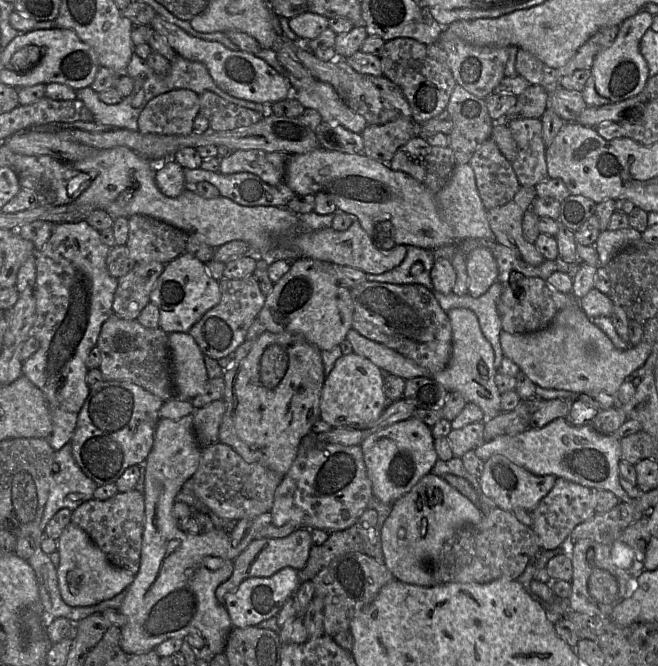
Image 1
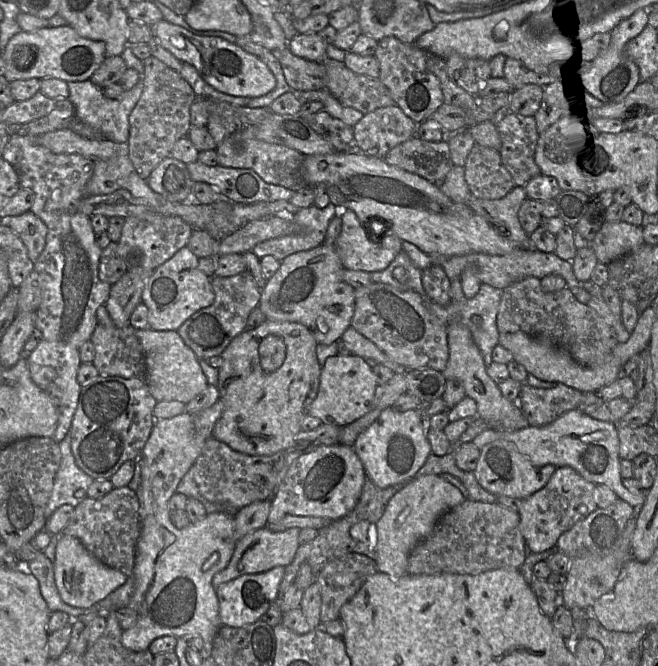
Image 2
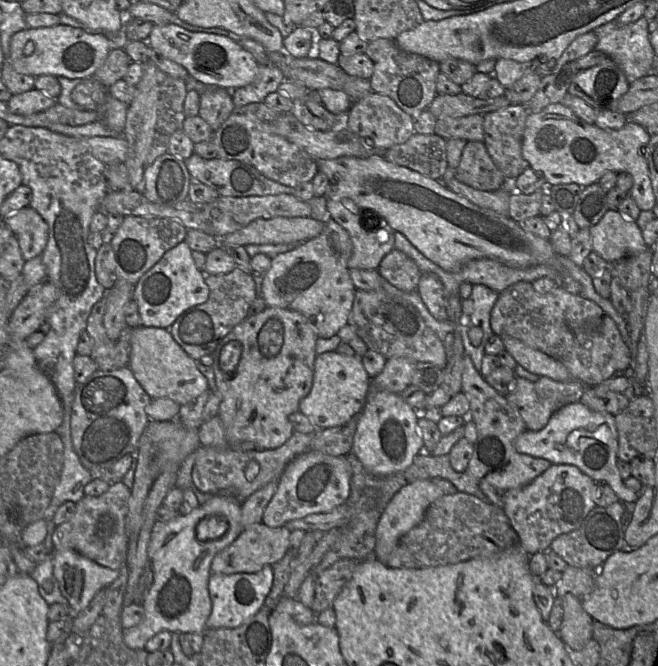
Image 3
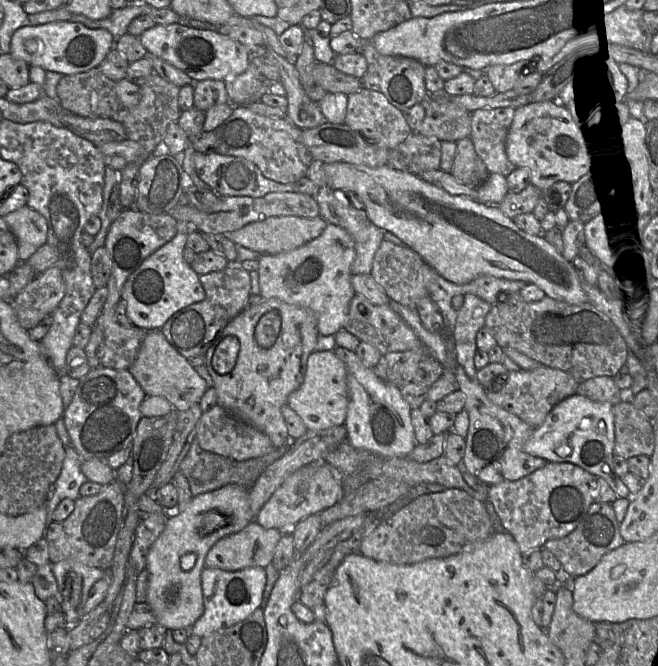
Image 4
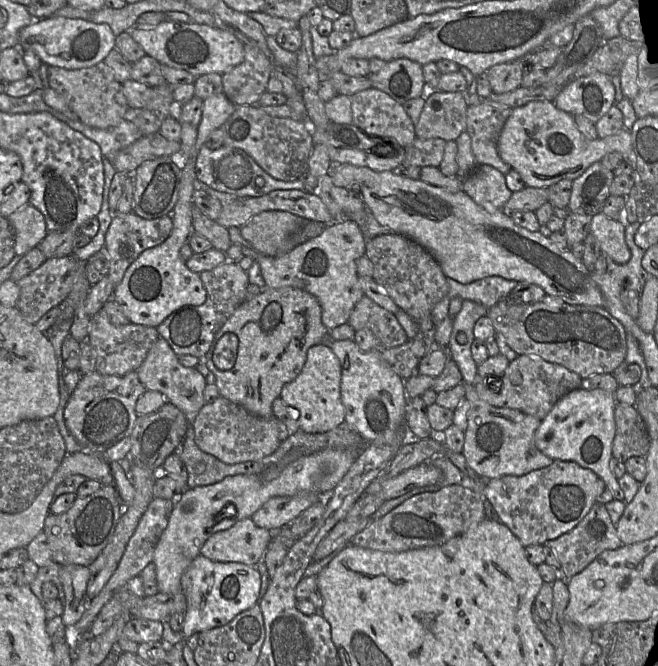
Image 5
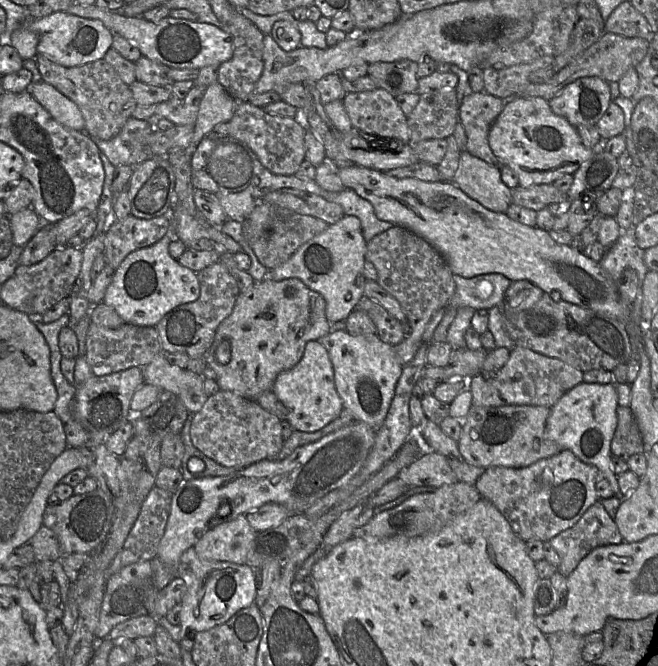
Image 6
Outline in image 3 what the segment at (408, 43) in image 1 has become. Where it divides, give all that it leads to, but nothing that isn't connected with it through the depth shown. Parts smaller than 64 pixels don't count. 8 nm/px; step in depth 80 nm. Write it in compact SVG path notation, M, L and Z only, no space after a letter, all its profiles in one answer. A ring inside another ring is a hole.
M377 39L368 42L365 55L374 64L374 70L369 79L372 91L391 98L403 111L417 117L428 109L438 95L436 90L437 77L440 74L440 64L426 57L401 50L394 40Z

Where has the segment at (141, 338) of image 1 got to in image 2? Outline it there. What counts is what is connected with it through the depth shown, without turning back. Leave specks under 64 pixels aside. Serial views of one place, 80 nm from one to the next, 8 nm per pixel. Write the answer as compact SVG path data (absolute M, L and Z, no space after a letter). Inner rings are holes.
M101 305L97 309L96 326L91 336L91 341L95 347L93 364L97 368L99 375L145 378L145 356L142 345L136 335L136 329L131 325L124 328L117 327L111 319L106 305Z

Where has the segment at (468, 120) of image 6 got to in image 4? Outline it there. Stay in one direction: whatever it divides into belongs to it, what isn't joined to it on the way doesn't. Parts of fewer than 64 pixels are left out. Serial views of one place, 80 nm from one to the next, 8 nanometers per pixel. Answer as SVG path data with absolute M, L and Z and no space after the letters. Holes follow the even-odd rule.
M515 108L479 109L471 113L470 139L490 173L508 176L517 167L508 159L506 137Z

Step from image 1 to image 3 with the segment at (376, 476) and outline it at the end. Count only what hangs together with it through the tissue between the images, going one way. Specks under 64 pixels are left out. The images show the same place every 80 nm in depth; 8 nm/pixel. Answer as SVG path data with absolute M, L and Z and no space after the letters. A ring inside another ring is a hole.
M371 388L357 421L351 452L374 475L385 476L406 469L419 453L424 452L417 425L419 415L400 394Z

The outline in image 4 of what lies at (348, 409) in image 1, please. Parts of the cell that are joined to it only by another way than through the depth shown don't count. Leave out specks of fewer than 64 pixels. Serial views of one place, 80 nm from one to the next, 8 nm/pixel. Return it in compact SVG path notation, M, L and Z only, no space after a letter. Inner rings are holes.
M333 350L313 351L308 357L302 384L288 396L288 406L301 417L307 429L323 430L345 423L348 403L346 367L343 361L336 356Z

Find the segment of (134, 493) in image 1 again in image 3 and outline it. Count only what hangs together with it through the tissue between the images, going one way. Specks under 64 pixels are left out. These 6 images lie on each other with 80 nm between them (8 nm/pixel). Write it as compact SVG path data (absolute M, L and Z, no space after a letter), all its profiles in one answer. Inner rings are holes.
M122 482L110 484L109 489L100 496L84 496L76 504L73 516L55 527L52 535L54 550L72 550L97 564L119 570L127 564L130 537L125 531L128 500L131 490Z

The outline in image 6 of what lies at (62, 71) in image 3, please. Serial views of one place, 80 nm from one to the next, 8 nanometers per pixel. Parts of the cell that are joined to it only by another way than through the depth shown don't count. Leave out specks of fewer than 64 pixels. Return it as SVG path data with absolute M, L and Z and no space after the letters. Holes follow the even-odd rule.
M66 11L33 19L29 22L29 28L39 36L37 52L64 67L80 66L103 59L112 47L114 36L101 20L79 17Z

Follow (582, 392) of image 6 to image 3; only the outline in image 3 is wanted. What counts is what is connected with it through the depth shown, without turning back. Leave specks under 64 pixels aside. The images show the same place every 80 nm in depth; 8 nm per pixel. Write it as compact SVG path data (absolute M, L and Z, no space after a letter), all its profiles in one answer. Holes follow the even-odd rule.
M581 402L568 404L557 410L543 429L526 429L519 434L514 441L514 448L521 454L543 458L552 464L576 466L597 484L608 484L624 504L634 504L639 497L639 494L623 484L617 468L617 428L614 416L607 412L592 411Z

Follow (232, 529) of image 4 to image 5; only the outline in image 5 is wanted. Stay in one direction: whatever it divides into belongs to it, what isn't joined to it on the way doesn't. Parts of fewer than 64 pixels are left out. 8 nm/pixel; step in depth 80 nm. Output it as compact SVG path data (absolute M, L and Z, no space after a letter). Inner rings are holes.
M328 448L321 450L319 452L315 452L309 455L302 456L298 458L297 460L293 461L289 465L287 465L282 471L278 471L277 469L265 469L261 474L253 474L253 475L235 475L235 476L229 476L221 480L220 482L217 482L212 485L208 486L199 486L199 487L194 487L194 488L186 488L182 491L182 493L178 496L178 498L173 502L173 507L171 514L168 519L168 524L165 530L163 531L162 535L160 536L155 550L154 550L154 555L153 555L153 563L155 564L156 567L156 581L157 581L157 587L159 592L168 594L172 598L172 611L171 614L173 613L182 613L184 614L186 607L187 607L187 602L186 602L186 597L185 594L183 593L182 586L181 586L181 577L185 570L189 567L189 565L192 563L192 561L200 554L200 549L205 543L205 541L210 537L211 534L226 530L233 526L233 521L230 521L228 524L223 524L223 525L218 525L216 521L216 516L218 513L220 513L225 507L228 505L232 505L235 508L235 514L229 516L229 517L234 517L237 516L237 521L245 519L245 518L251 518L251 516L265 503L267 502L270 498L276 497L276 496L294 496L300 493L304 492L315 492L315 493L320 493L320 494L325 494L325 493L333 493L334 489L338 485L338 483L342 480L342 478L346 475L346 473L349 471L350 467L353 465L355 462L356 458L358 455L356 455L355 452L347 451L344 449L336 449L336 448Z

